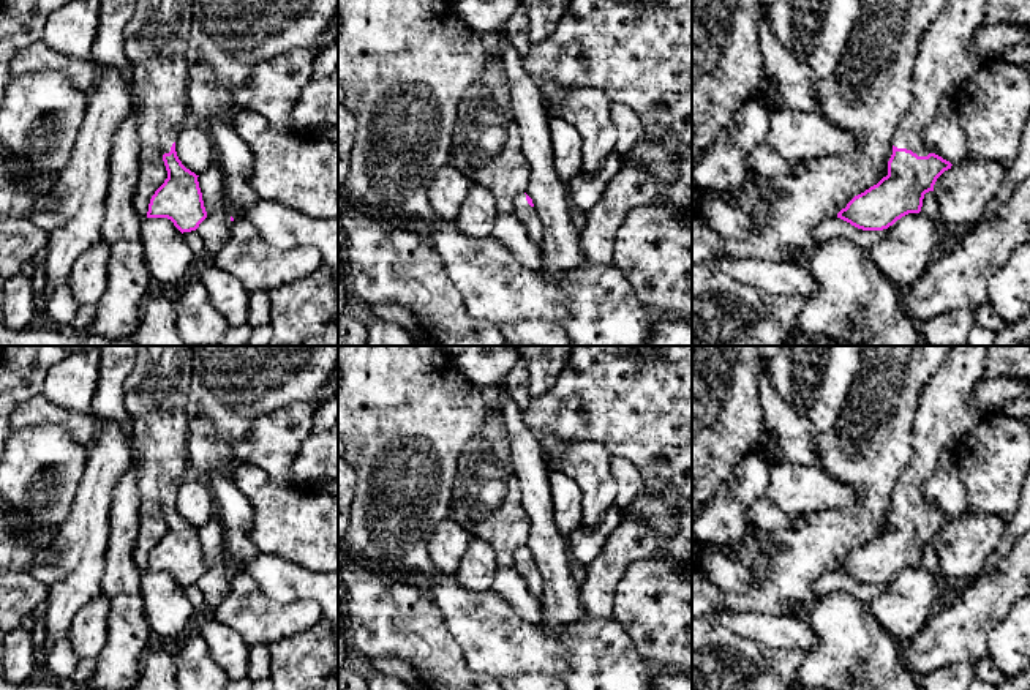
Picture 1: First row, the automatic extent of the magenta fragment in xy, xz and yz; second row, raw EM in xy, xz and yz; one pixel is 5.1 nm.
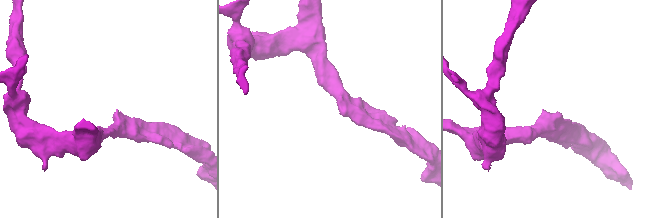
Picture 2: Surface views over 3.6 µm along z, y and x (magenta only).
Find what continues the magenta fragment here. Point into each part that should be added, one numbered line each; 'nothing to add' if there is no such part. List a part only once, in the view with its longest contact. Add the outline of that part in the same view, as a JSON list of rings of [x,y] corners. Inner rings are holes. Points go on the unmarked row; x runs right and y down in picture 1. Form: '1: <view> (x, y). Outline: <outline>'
1: yz (943, 419). Outline: [[[951,346],[926,385],[913,422],[913,456],[896,482],[894,501],[927,510],[924,483],[937,471],[942,452],[954,448],[986,417],[970,407],[986,352],[987,346]]]

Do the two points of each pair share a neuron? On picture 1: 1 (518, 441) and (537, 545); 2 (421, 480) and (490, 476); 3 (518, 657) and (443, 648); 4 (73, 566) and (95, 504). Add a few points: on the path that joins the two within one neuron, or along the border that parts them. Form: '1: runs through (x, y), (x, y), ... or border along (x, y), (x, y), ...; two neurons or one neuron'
1: runs through (530, 466), (539, 520); one neuron
2: border along (469, 446), (457, 468), (449, 515); two neurons
3: border along (443, 619), (465, 662), (481, 673); two neurons
4: runs through (82, 550), (82, 537), (89, 520); one neuron

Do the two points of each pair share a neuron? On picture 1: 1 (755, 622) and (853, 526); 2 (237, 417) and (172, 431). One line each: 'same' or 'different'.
1: different
2: different

